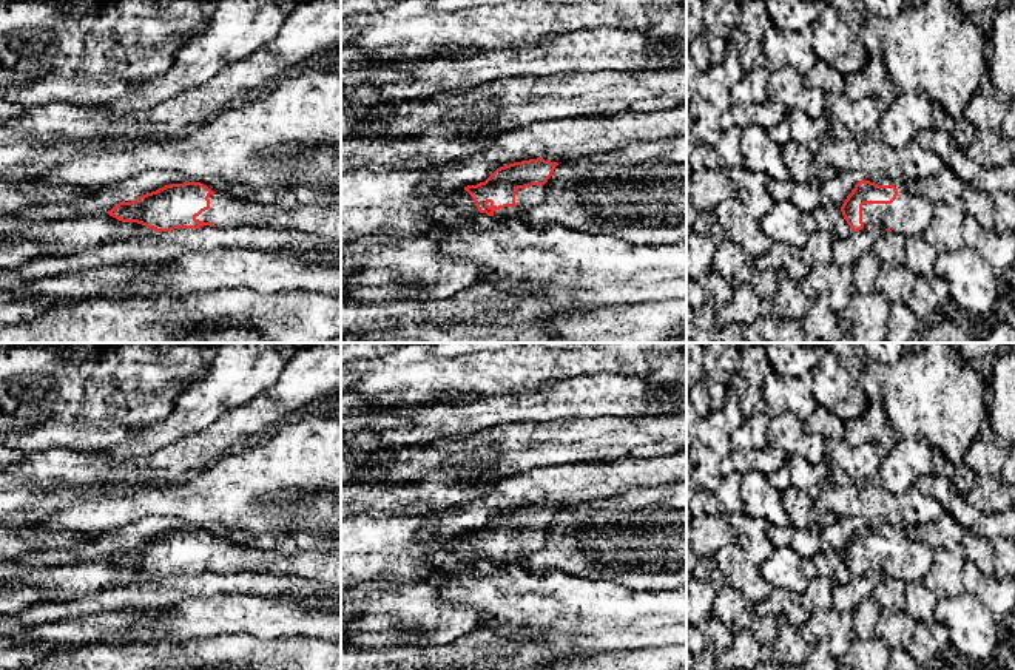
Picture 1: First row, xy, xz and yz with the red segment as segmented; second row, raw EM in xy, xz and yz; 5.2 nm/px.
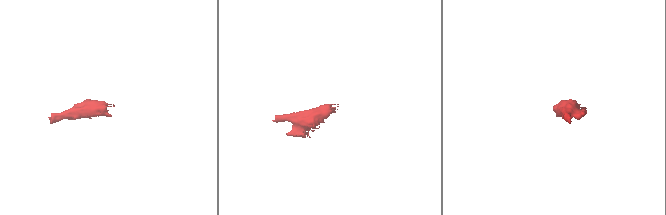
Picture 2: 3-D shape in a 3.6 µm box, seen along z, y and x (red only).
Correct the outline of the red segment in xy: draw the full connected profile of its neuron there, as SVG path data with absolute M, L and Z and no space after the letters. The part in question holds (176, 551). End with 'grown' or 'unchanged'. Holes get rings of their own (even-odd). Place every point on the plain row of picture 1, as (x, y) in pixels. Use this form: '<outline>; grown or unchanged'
M201 528L170 530L136 546L119 548L106 559L122 568L137 568L156 577L201 574L204 571L219 574L255 573L321 580L329 587L341 588L341 551L299 551L284 556L216 539Z; grown

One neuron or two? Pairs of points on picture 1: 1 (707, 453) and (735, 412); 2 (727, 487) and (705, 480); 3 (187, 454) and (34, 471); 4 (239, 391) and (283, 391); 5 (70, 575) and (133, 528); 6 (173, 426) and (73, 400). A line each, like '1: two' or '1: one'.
1: one
2: two
3: one
4: two
5: two
6: two

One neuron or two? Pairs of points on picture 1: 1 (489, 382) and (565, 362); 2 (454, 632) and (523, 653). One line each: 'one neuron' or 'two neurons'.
1: one neuron
2: two neurons

